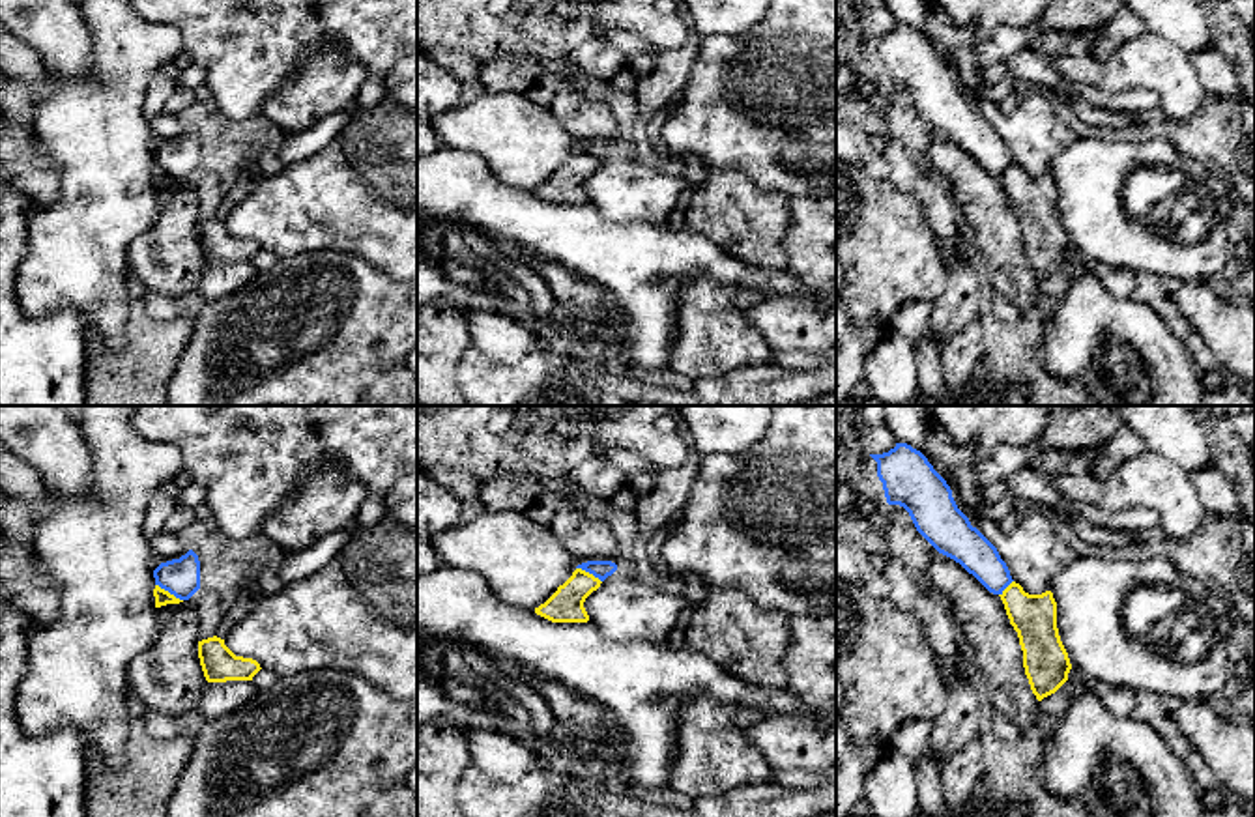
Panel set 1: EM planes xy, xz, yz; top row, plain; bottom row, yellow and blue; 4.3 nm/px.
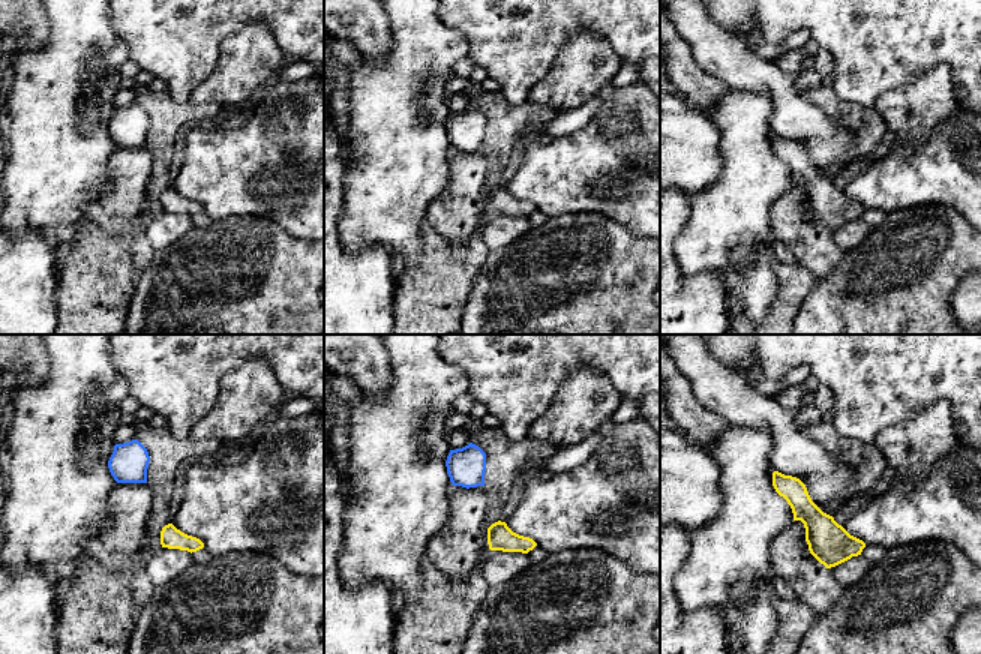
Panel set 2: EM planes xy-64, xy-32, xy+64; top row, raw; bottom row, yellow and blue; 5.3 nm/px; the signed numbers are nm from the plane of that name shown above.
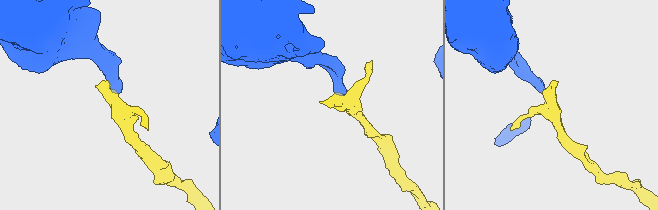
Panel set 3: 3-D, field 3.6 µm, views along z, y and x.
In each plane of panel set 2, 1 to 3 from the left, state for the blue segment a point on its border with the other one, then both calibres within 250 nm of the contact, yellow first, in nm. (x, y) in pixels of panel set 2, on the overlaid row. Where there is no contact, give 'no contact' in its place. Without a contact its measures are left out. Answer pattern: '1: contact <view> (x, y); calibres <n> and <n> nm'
1: no contact
2: no contact
3: no contact

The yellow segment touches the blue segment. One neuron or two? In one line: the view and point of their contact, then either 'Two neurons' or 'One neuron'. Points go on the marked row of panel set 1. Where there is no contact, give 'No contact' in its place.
Touches yellow at xy (167, 591). Two neurons

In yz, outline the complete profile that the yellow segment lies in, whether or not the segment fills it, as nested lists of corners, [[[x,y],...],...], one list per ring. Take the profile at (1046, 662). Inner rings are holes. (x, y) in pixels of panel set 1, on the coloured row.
[[[1012,581],[999,596],[1010,624],[1017,632],[1031,690],[1042,701],[1068,681],[1072,669],[1057,628],[1053,593],[1029,595]]]

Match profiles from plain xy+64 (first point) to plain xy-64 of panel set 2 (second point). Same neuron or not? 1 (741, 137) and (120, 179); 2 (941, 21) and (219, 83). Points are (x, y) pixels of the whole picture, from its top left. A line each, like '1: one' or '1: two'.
1: two
2: two

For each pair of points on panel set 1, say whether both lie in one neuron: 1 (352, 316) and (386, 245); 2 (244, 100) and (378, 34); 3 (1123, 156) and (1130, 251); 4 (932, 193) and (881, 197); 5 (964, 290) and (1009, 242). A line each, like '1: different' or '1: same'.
1: different
2: same
3: same
4: different
5: different

